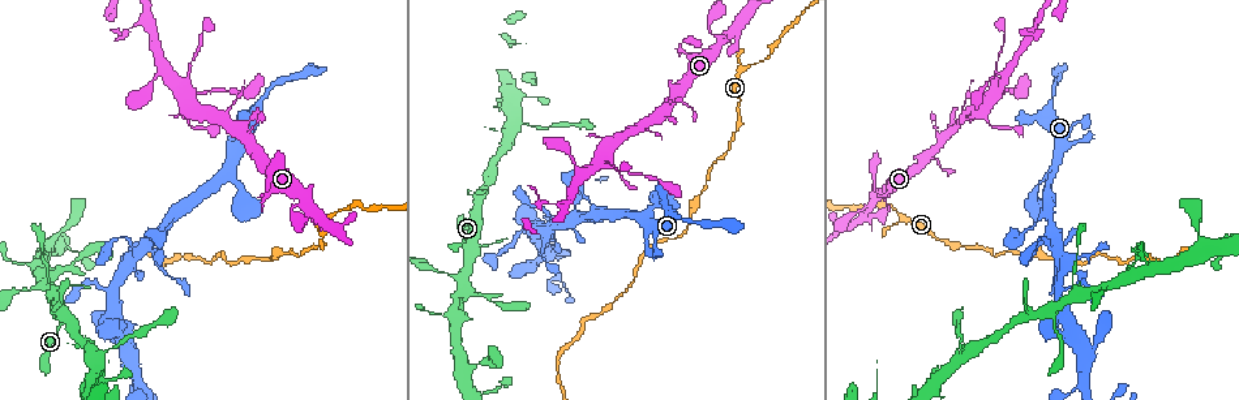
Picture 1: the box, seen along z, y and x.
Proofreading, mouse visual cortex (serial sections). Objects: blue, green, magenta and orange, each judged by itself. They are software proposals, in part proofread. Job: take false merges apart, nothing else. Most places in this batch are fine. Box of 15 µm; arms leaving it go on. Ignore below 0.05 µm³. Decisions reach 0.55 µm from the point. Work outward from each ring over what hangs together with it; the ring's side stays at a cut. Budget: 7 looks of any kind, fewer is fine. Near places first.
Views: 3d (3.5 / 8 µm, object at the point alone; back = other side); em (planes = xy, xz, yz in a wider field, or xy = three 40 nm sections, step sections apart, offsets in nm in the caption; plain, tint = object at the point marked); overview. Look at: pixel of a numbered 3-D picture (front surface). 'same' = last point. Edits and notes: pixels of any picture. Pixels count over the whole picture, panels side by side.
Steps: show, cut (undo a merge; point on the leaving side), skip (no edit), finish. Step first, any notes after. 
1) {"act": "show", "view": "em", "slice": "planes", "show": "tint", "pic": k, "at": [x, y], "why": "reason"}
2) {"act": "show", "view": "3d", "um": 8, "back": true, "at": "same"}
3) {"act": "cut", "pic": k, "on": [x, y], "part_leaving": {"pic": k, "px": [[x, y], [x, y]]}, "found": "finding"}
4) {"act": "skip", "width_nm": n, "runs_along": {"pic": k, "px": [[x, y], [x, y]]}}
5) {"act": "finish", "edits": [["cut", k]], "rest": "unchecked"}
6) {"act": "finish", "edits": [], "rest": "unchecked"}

{"act": "show", "view": "3d", "um": 3.5, "back": true, "pic": 1, "at": [986, 117], "why": "abrupt turn"}

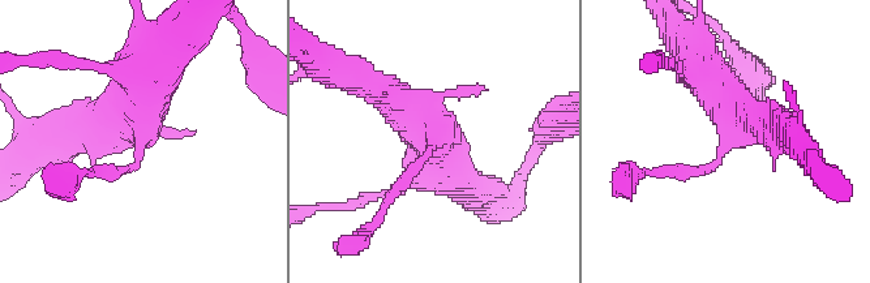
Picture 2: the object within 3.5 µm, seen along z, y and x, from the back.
{"act": "show", "view": "em", "slice": "xy", "step": 2, "show": "tint", "pic": 2, "at": [733, 141], "why": "need the tissue"}

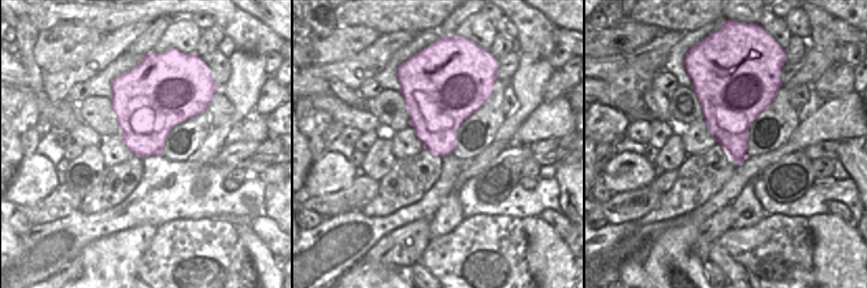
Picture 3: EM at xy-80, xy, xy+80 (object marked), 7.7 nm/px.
{"act": "skip", "width_nm": 420, "runs_along": {"pic": 2, "px": [[770, 118], [737, 110], [714, 166], [671, 170]]}, "found": "continuous, no second cell"}

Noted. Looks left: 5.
{"act": "show", "view": "3d", "um": 3.5, "back": true, "pic": 1, "at": [997, 66]}

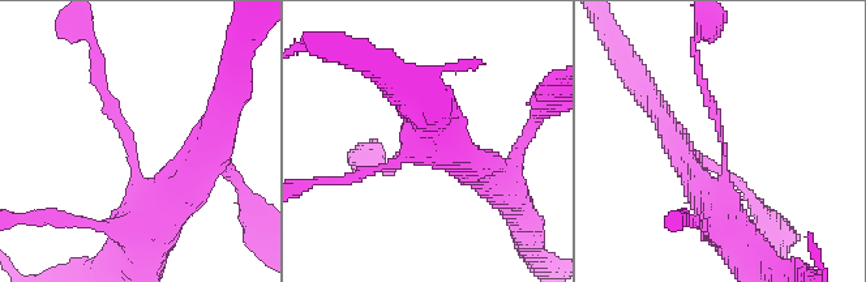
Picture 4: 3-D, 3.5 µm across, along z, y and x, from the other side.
{"act": "show", "view": "em", "slice": "xy", "step": 5, "show": "tint", "pic": 4, "at": [727, 151], "arm_widths_nm": [150, 500], "why": "shape alone is not enough"}

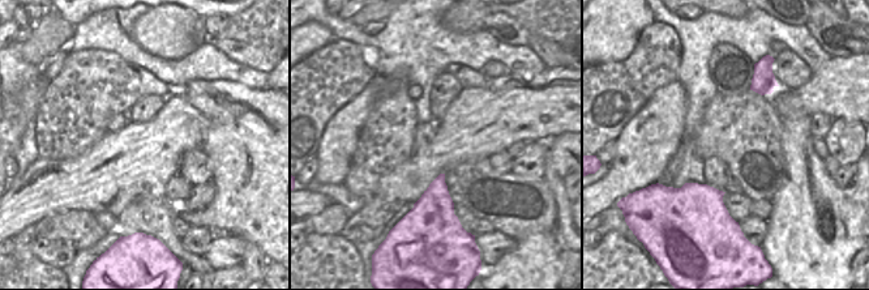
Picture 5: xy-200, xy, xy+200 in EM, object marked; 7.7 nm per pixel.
{"act": "skip", "runs_along": {"pic": 4, "px": [[145, 235], [133, 142], [97, 78]]}, "found": "all the same cell"}

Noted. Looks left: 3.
{"act": "show", "view": "3d", "um": 8, "pic": 1, "at": [874, 187], "why": "sharp bend"}

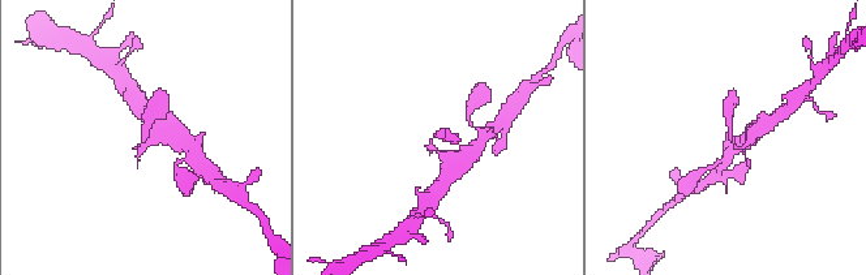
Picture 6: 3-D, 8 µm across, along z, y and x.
{"act": "show", "view": "em", "slice": "xy", "step": 1, "show": "tint", "pic": 6, "at": [728, 136]}

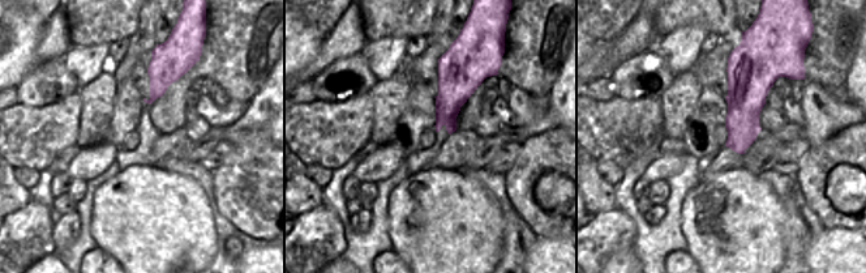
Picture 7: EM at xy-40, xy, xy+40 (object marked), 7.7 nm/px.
{"act": "skip", "runs_along": {"pic": 6, "px": [[751, 138], [731, 140], [732, 103]]}, "found": "one cell here"}

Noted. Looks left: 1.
{"act": "finish", "edits": [], "rest": "unchecked"}

